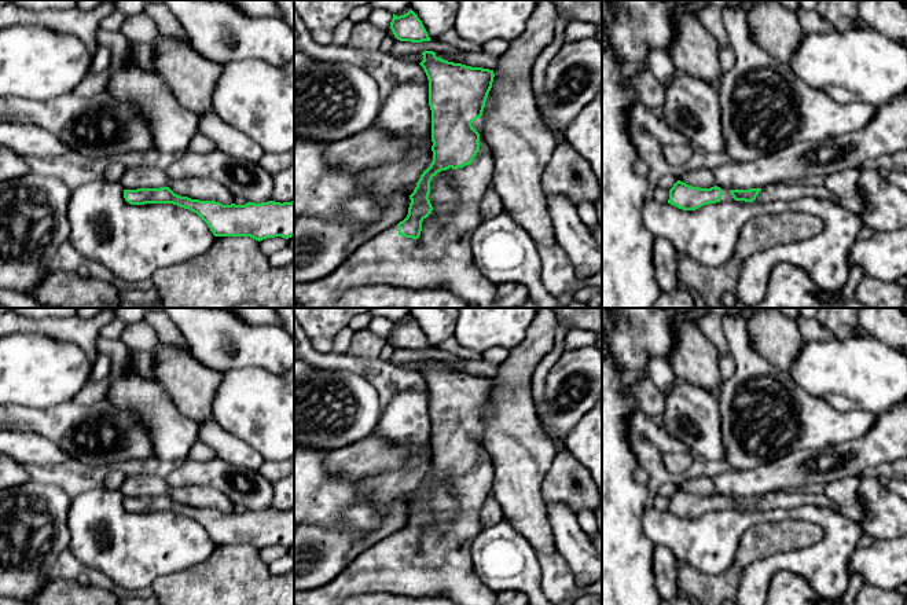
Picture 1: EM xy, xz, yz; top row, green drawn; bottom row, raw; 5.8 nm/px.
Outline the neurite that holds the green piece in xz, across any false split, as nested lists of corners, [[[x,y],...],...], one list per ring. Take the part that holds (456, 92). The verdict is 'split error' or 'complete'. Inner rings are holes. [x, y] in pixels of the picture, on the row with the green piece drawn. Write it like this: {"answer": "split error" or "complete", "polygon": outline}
{"answer": "split error", "polygon": [[[423,51],[419,63],[429,80],[432,110],[433,161],[423,170],[414,192],[407,217],[356,249],[331,275],[320,280],[294,283],[294,308],[334,308],[339,297],[363,285],[389,285],[405,289],[443,289],[452,292],[467,307],[500,308],[496,305],[496,285],[477,267],[470,235],[482,223],[480,202],[492,187],[495,155],[484,139],[482,111],[493,82],[493,70],[454,63]],[[452,168],[460,204],[454,212],[432,216],[430,182],[441,170]]]}

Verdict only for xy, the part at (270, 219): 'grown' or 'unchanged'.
unchanged

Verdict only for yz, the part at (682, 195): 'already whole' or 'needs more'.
needs more

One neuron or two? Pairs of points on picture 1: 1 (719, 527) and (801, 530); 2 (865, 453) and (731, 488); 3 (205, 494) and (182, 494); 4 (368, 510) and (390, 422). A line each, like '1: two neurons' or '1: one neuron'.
1: two neurons
2: one neuron
3: one neuron
4: one neuron

